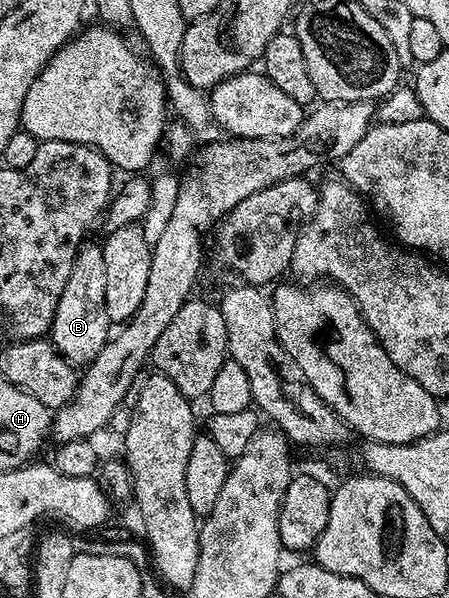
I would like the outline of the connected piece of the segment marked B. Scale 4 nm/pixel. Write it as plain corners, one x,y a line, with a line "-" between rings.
84,242
75,256
73,270
69,270
69,282
65,282
65,290
61,290
61,302
57,302
57,314
53,314
49,340
68,363
86,366
101,354
112,332
113,322
105,310
103,245

